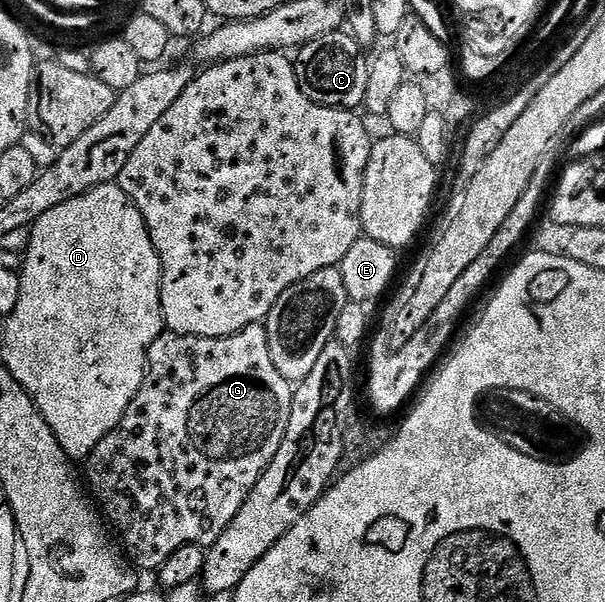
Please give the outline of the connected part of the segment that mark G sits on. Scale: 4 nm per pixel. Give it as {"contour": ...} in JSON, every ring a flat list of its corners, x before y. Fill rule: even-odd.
{"contour":[[251,323,236,335,227,335,221,339,164,333,152,342,148,350,148,366,138,393,130,401,119,425,106,437,102,437,102,441,98,441,98,445,94,445,94,449,86,460,88,483,92,486,93,493,96,494,95,502,98,507,98,502,100,502,99,510,114,531,114,526,116,526,115,534,118,539,118,534,120,534,119,542,122,544,127,558,137,568,145,567,146,570,155,572,175,551,190,543,193,543,195,547,207,549,218,541,218,537,228,528,230,521,234,521,238,509,242,509,246,497,252,492,260,475,268,468,268,462,272,460,272,455,278,449,278,445,284,437,284,428,288,426,288,414,292,408,293,394,293,384,284,379,282,373,278,373,278,369,270,357,268,329,264,323]]}

